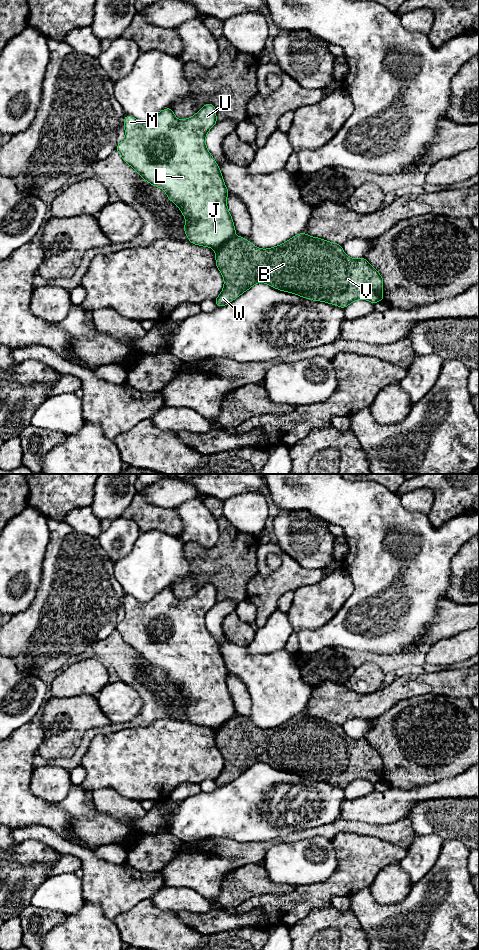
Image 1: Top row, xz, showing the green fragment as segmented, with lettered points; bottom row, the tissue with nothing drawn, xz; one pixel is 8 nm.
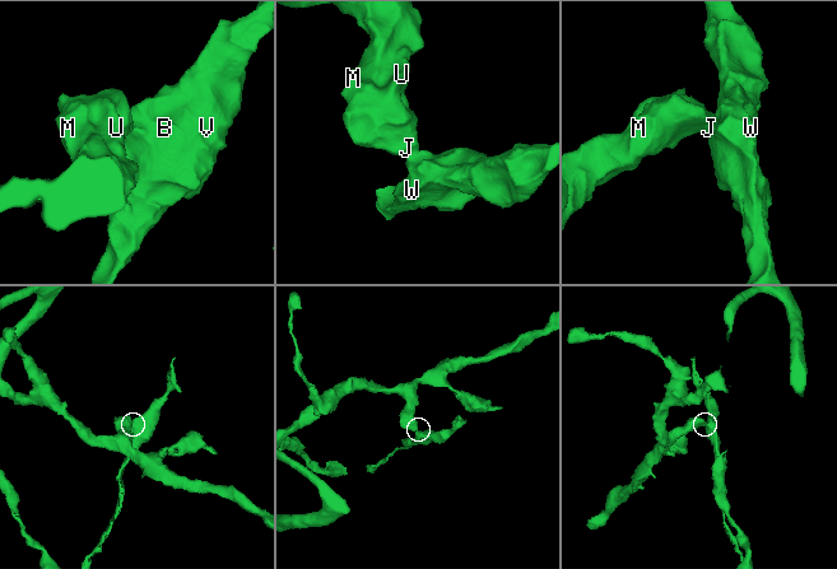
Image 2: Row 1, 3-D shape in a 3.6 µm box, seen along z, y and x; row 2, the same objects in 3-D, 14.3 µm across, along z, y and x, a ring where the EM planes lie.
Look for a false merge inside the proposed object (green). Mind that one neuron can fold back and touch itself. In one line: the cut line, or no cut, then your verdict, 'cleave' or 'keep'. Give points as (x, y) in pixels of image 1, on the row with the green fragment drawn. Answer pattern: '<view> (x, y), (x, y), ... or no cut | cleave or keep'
xz (233, 237), (215, 250) | cleave

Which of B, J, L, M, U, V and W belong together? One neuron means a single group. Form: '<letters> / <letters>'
B V W / J L M U

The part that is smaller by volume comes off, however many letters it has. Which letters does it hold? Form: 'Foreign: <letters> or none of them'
Foreign: B, V, W

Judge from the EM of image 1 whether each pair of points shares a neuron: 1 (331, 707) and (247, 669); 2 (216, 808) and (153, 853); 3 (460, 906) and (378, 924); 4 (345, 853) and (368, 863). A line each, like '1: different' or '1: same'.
1: different
2: different
3: same
4: same

